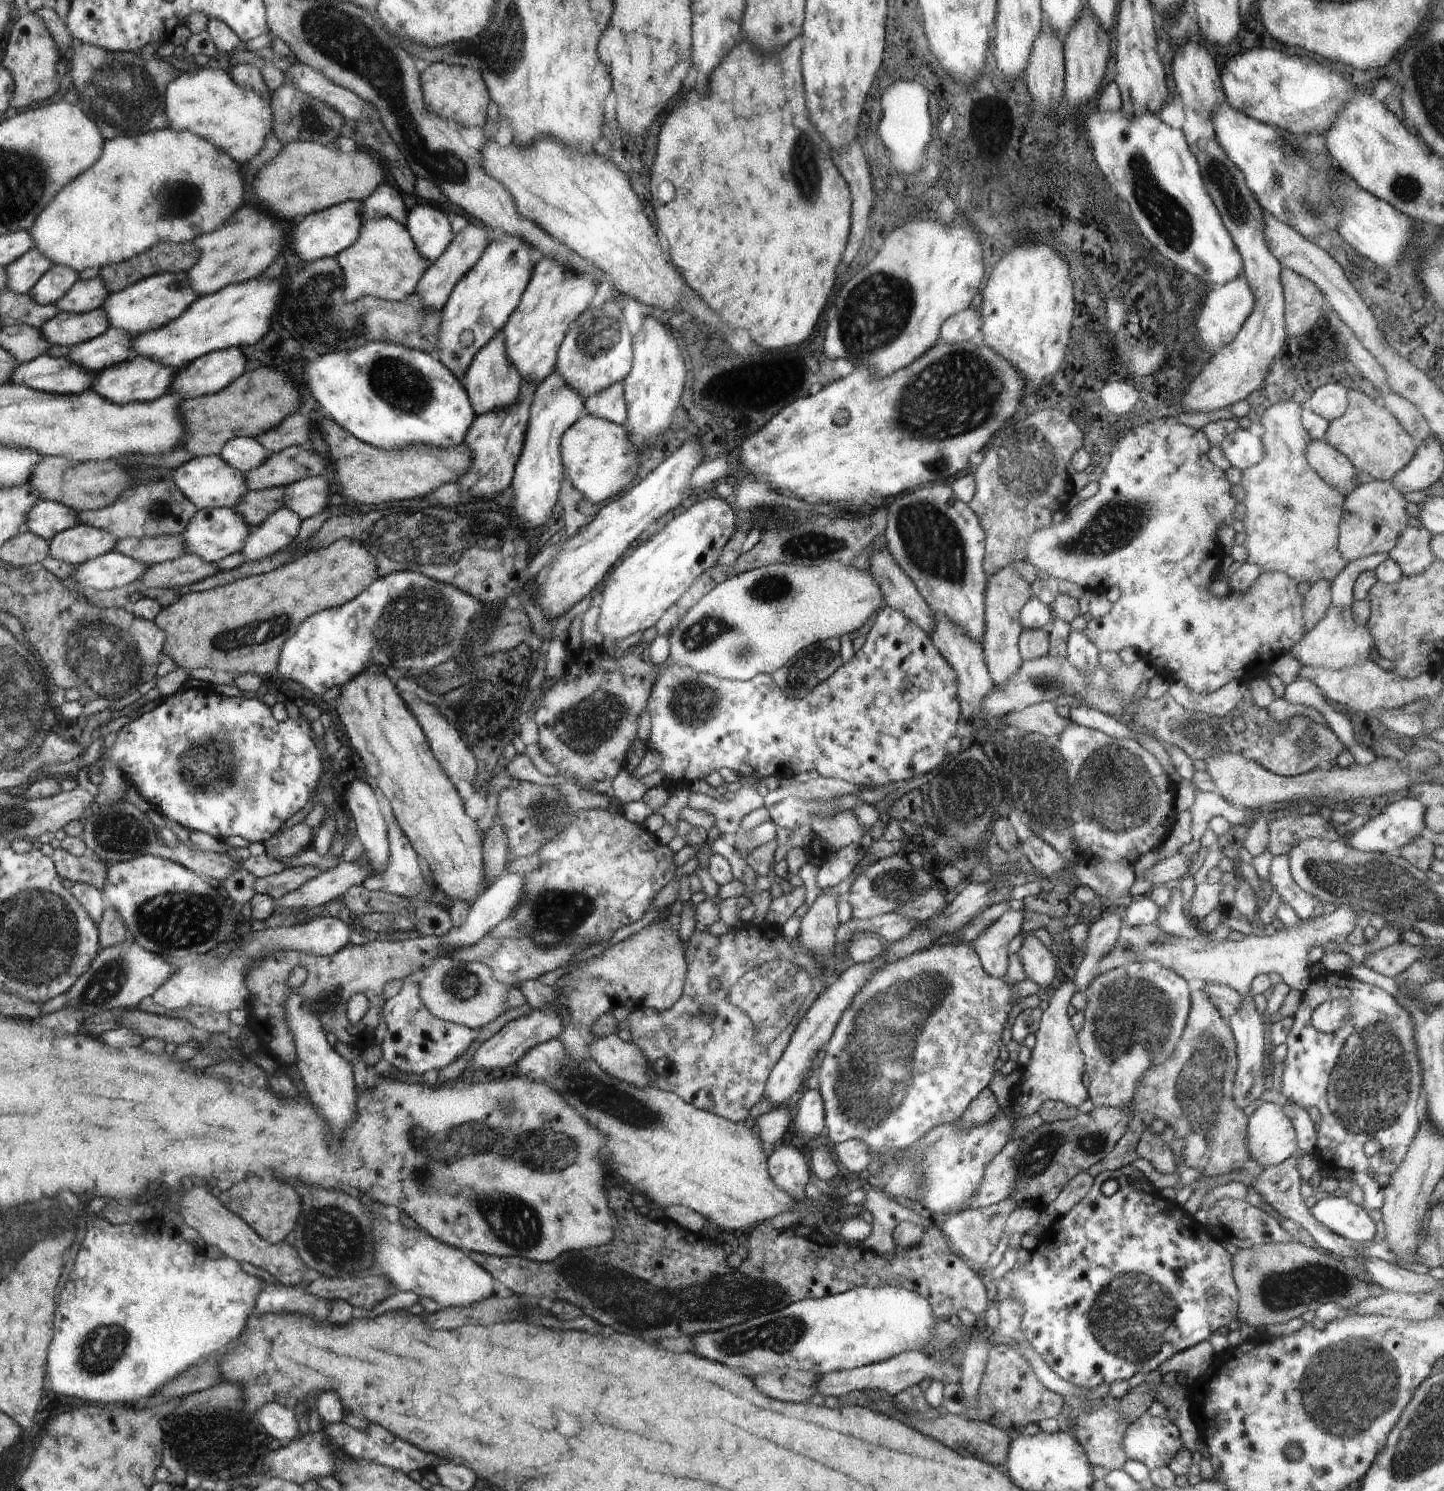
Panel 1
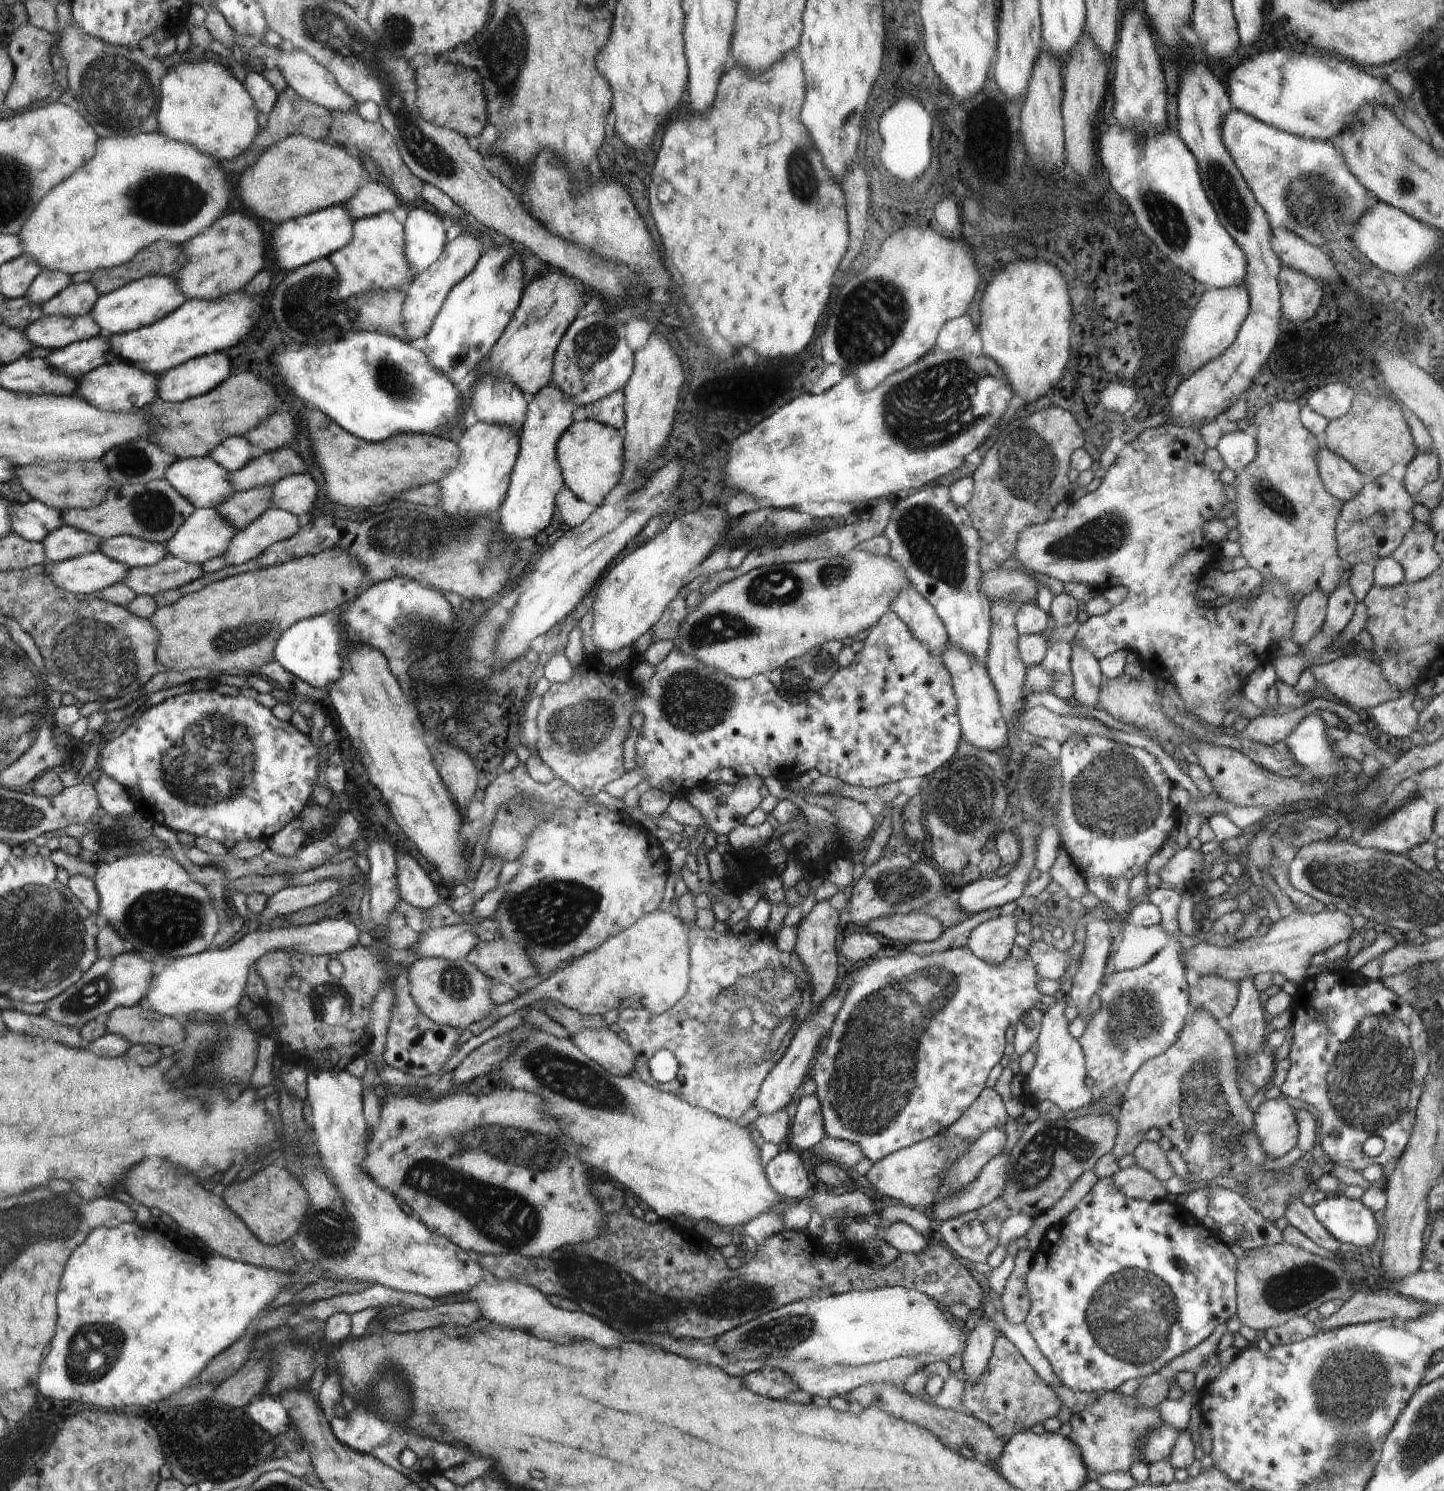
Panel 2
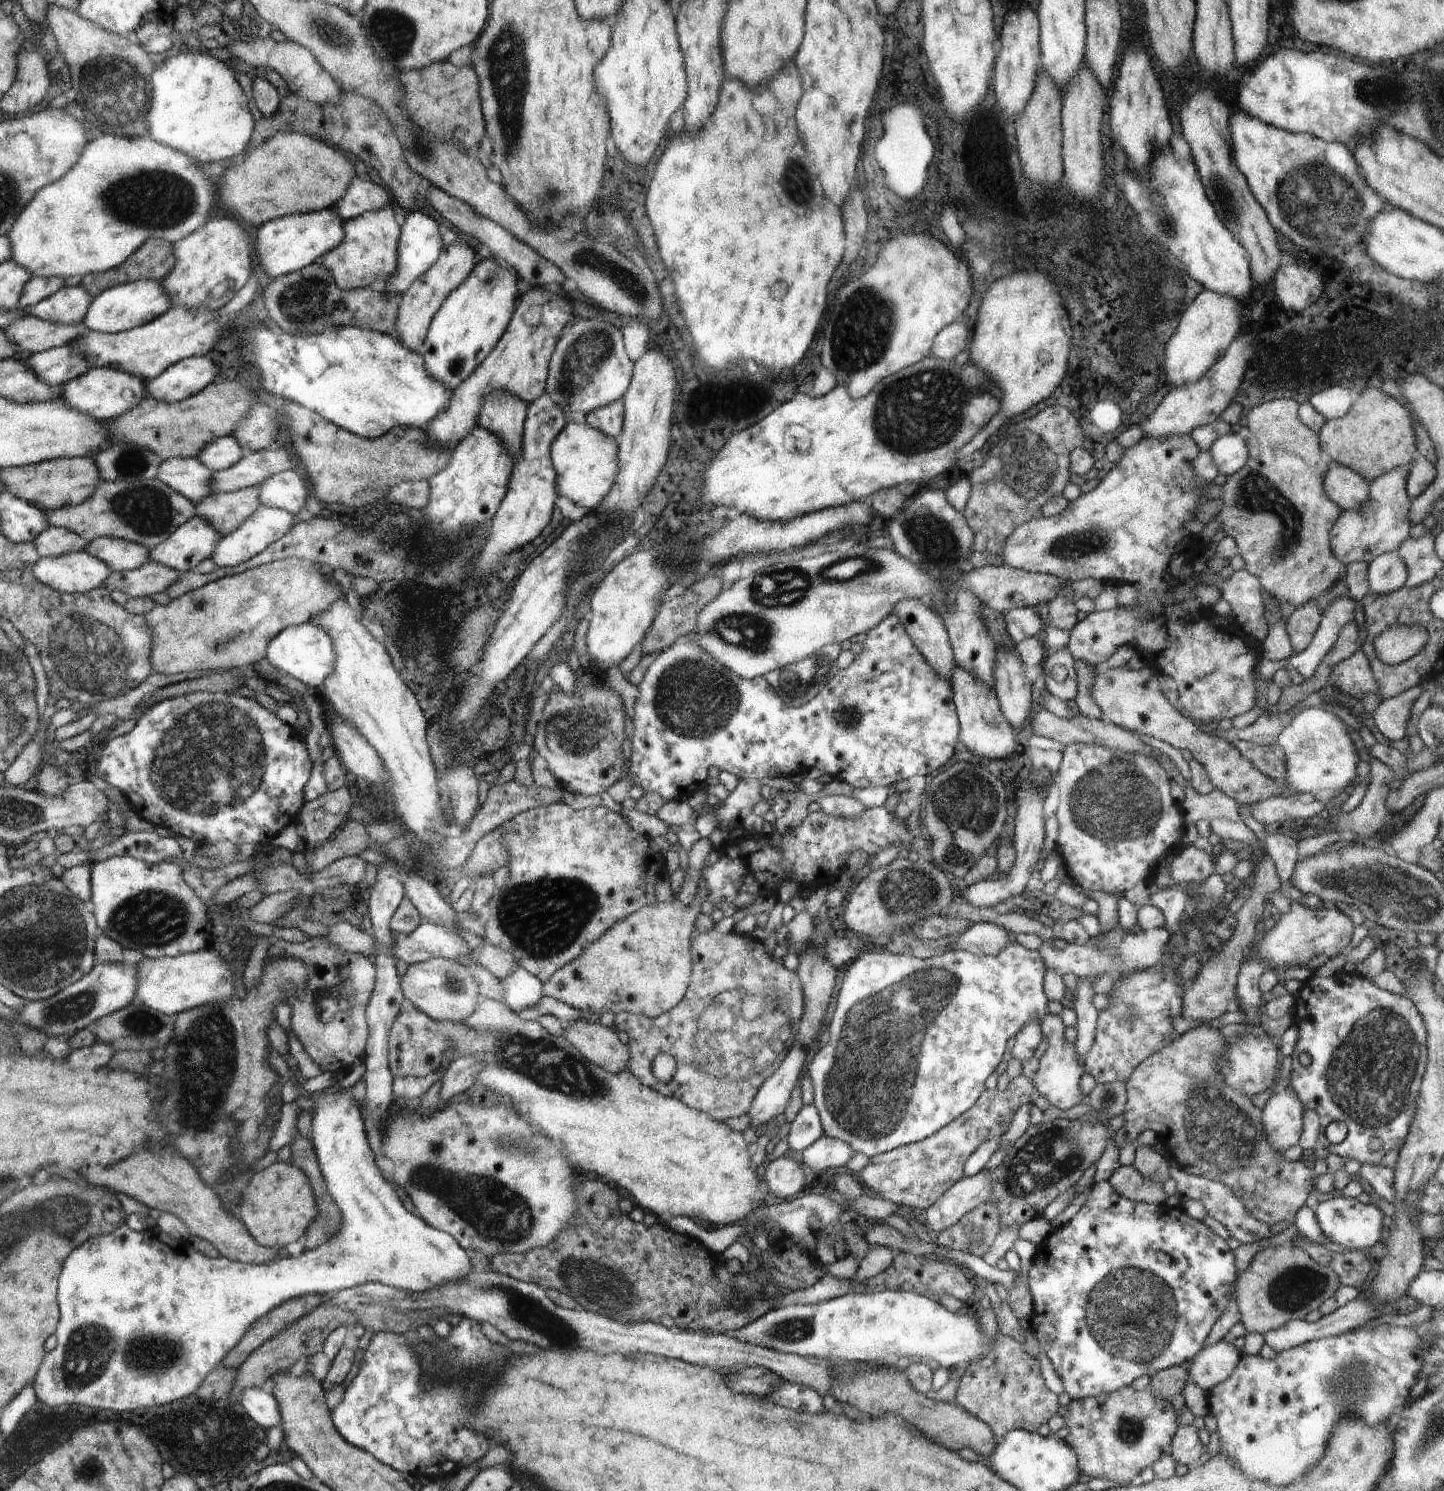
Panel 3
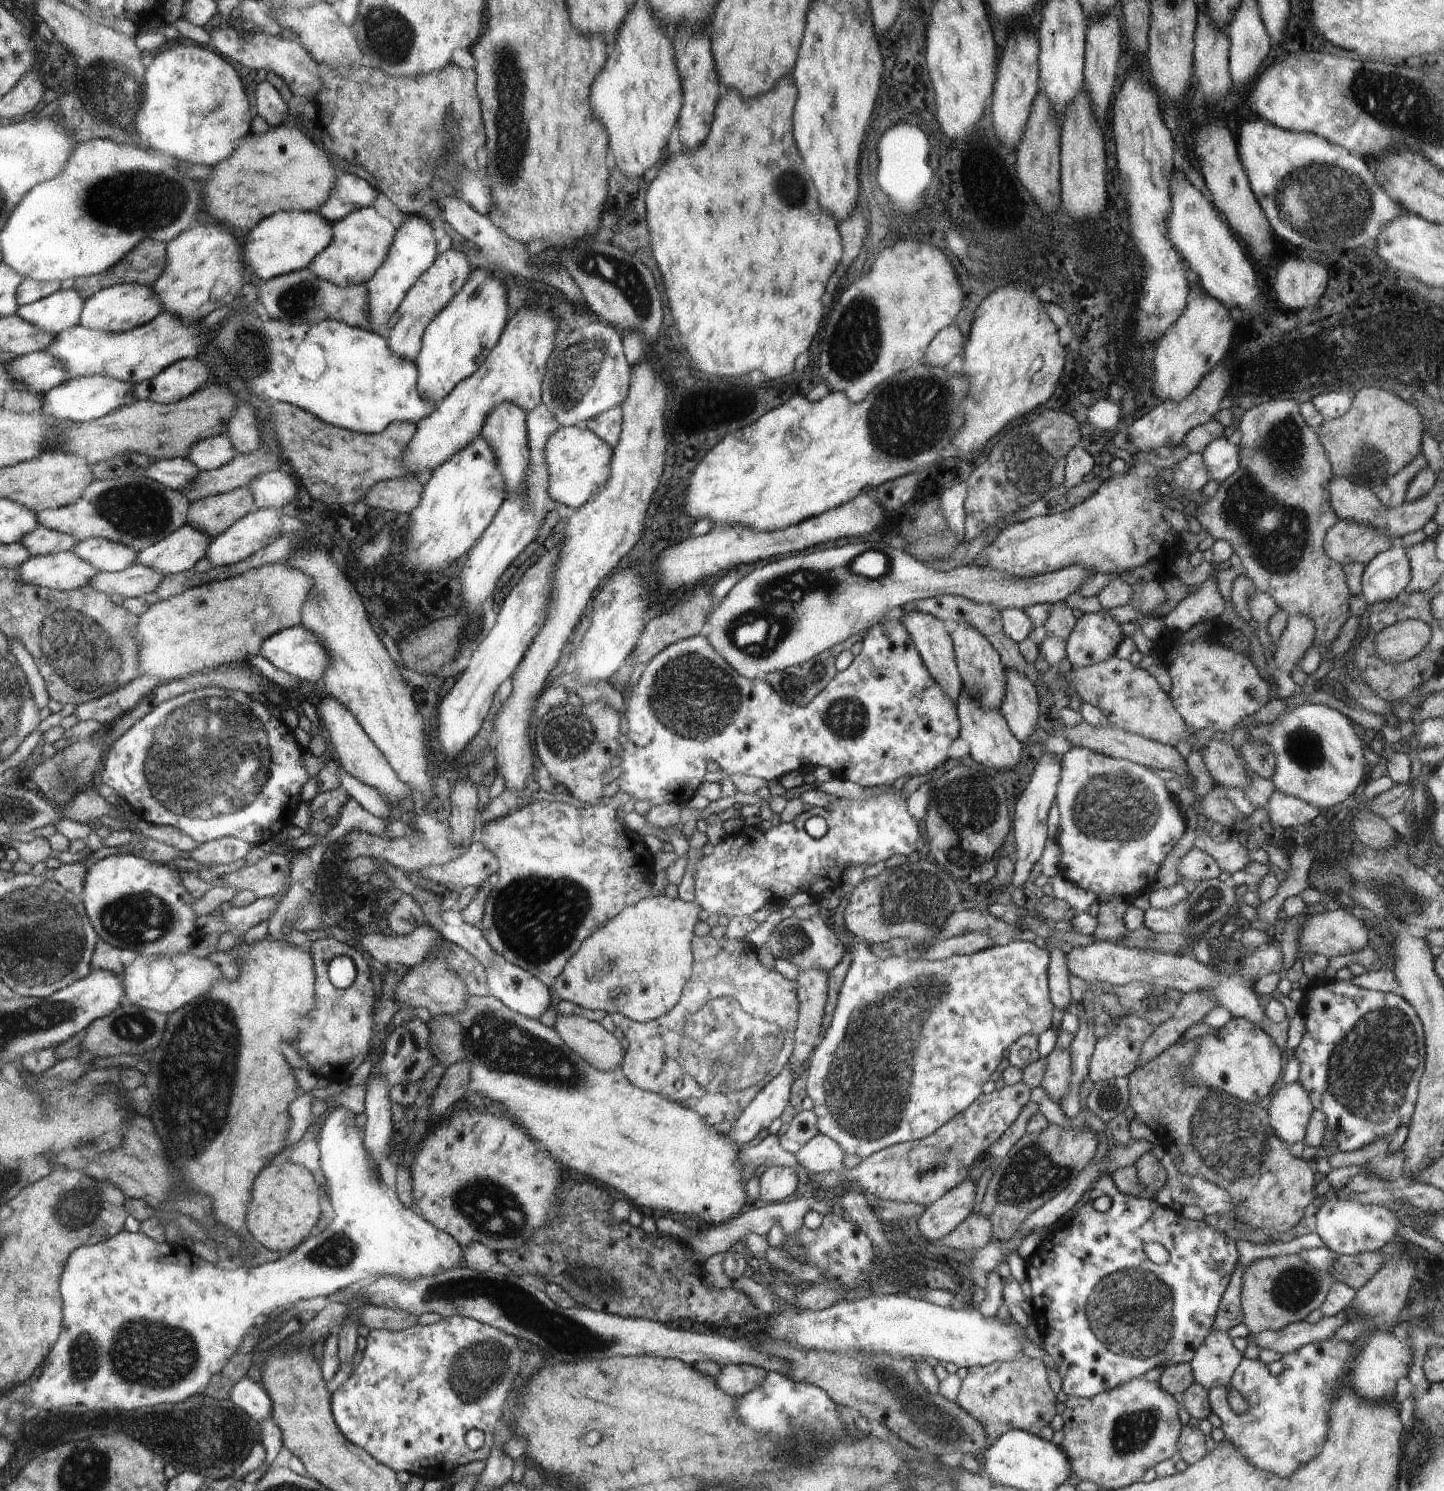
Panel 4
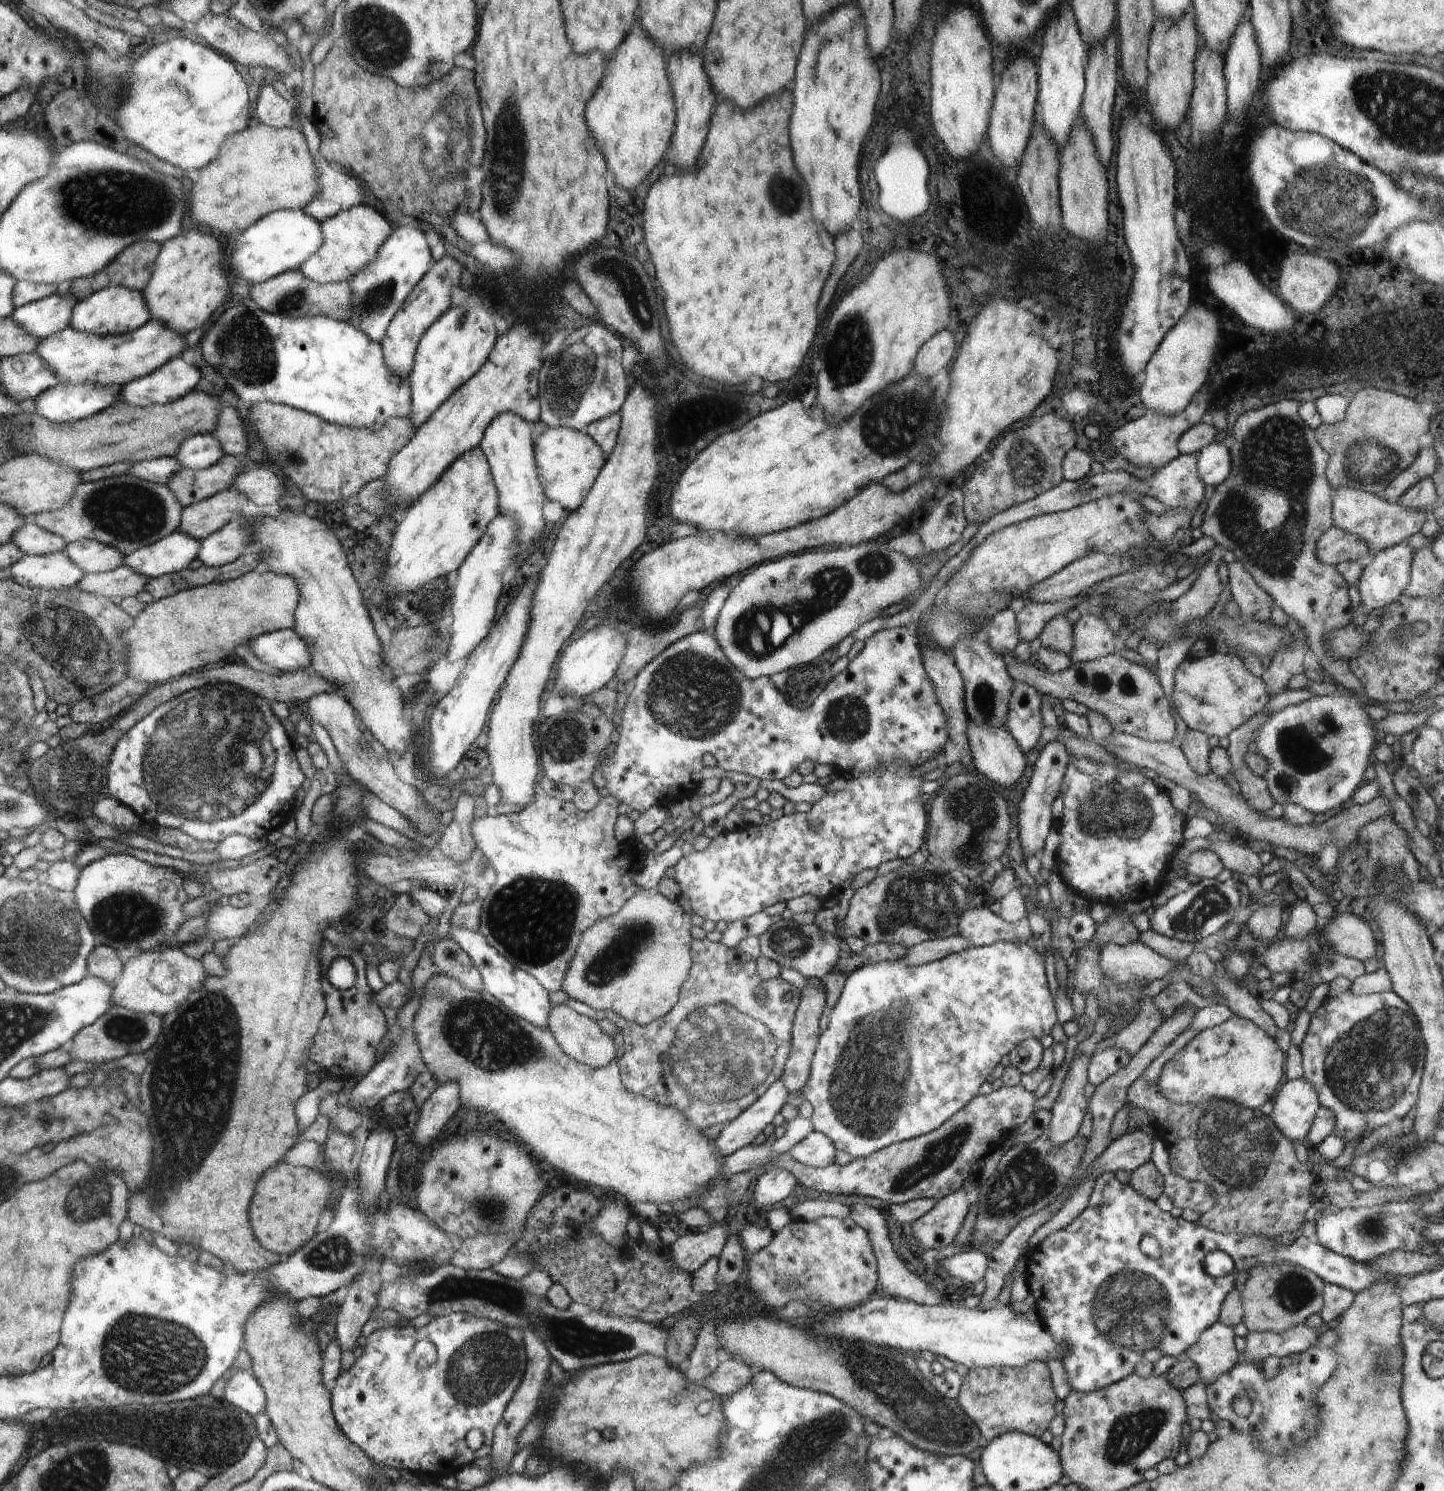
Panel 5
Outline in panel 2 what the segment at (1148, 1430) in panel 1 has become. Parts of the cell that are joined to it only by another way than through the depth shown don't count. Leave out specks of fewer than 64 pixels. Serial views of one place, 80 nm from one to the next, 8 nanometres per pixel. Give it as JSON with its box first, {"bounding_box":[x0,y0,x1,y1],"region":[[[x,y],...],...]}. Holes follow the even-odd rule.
{"bounding_box":[1139,1423,1179,1464],"region":[[[1168,1423],[1156,1427],[1155,1431],[1150,1431],[1139,1446],[1144,1462],[1152,1464],[1158,1461],[1168,1461],[1179,1432]]]}

